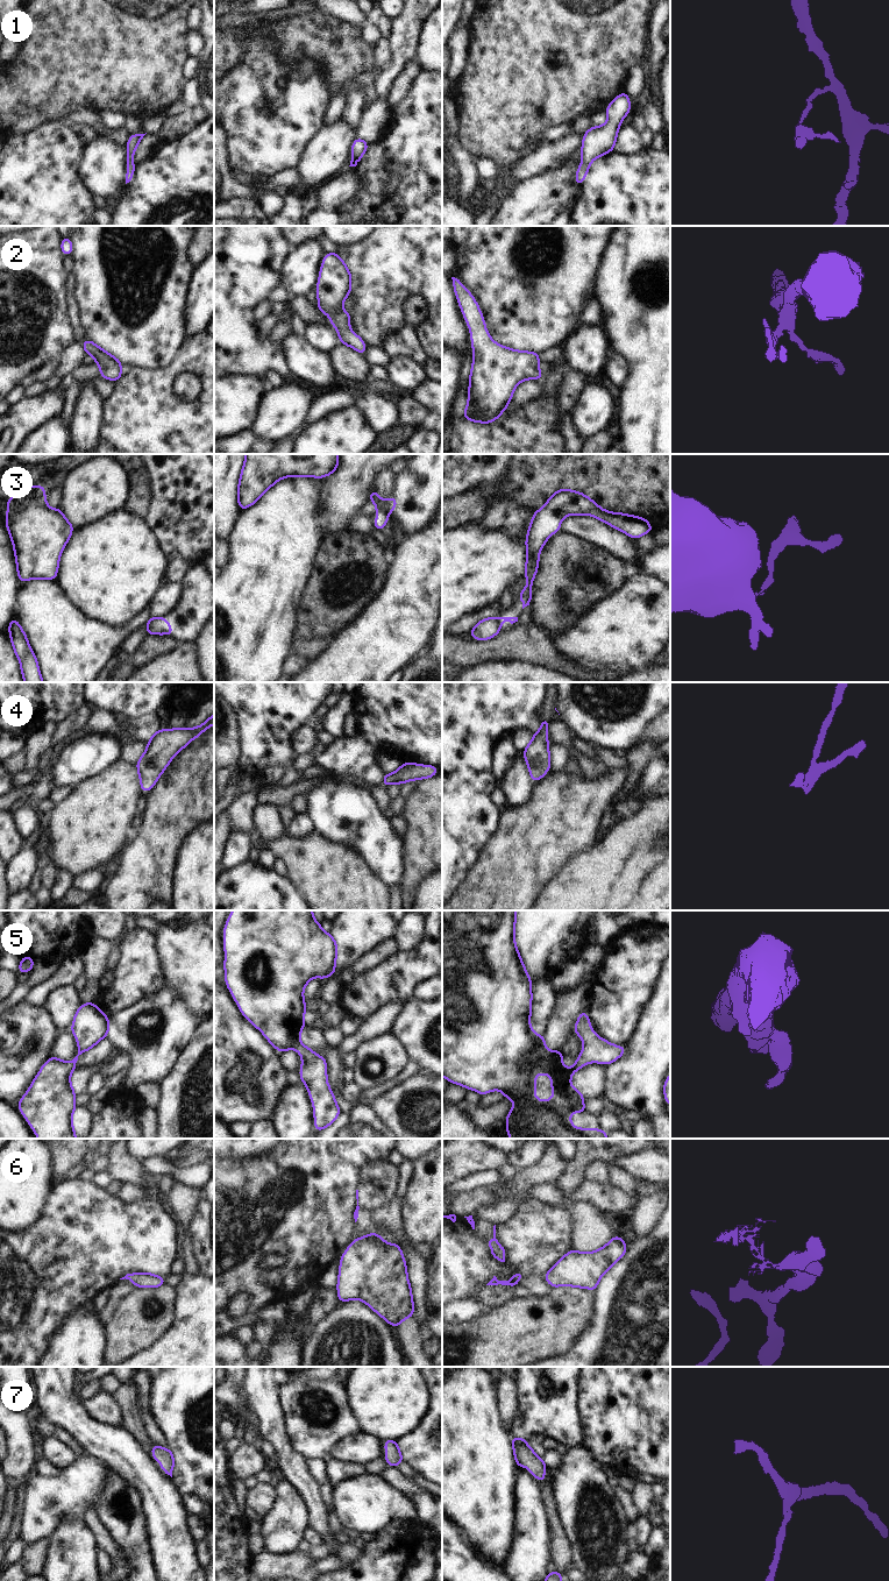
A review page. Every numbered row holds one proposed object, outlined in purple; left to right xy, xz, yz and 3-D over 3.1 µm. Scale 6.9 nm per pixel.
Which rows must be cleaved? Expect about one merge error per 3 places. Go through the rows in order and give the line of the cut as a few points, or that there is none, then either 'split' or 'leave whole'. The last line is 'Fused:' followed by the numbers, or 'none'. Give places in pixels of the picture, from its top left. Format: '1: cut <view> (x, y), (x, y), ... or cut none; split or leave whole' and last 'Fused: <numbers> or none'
1: cut none; leave whole
2: cut none; leave whole
3: cut xz (378, 509), (386, 515); split
4: cut none; leave whole
5: cut none; leave whole
6: cut xz (358, 1238), (354, 1241); split
7: cut none; leave whole
Fused: 3, 6

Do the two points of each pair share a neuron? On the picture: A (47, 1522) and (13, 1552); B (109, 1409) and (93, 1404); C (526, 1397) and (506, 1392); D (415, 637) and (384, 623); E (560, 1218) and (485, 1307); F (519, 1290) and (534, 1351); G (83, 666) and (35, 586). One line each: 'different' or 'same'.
A: different
B: same
C: different
D: same
E: different
F: different
G: same

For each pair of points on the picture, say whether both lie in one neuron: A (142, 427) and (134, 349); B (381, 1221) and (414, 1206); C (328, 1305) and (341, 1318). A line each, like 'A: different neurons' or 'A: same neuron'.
A: different neurons
B: different neurons
C: different neurons

